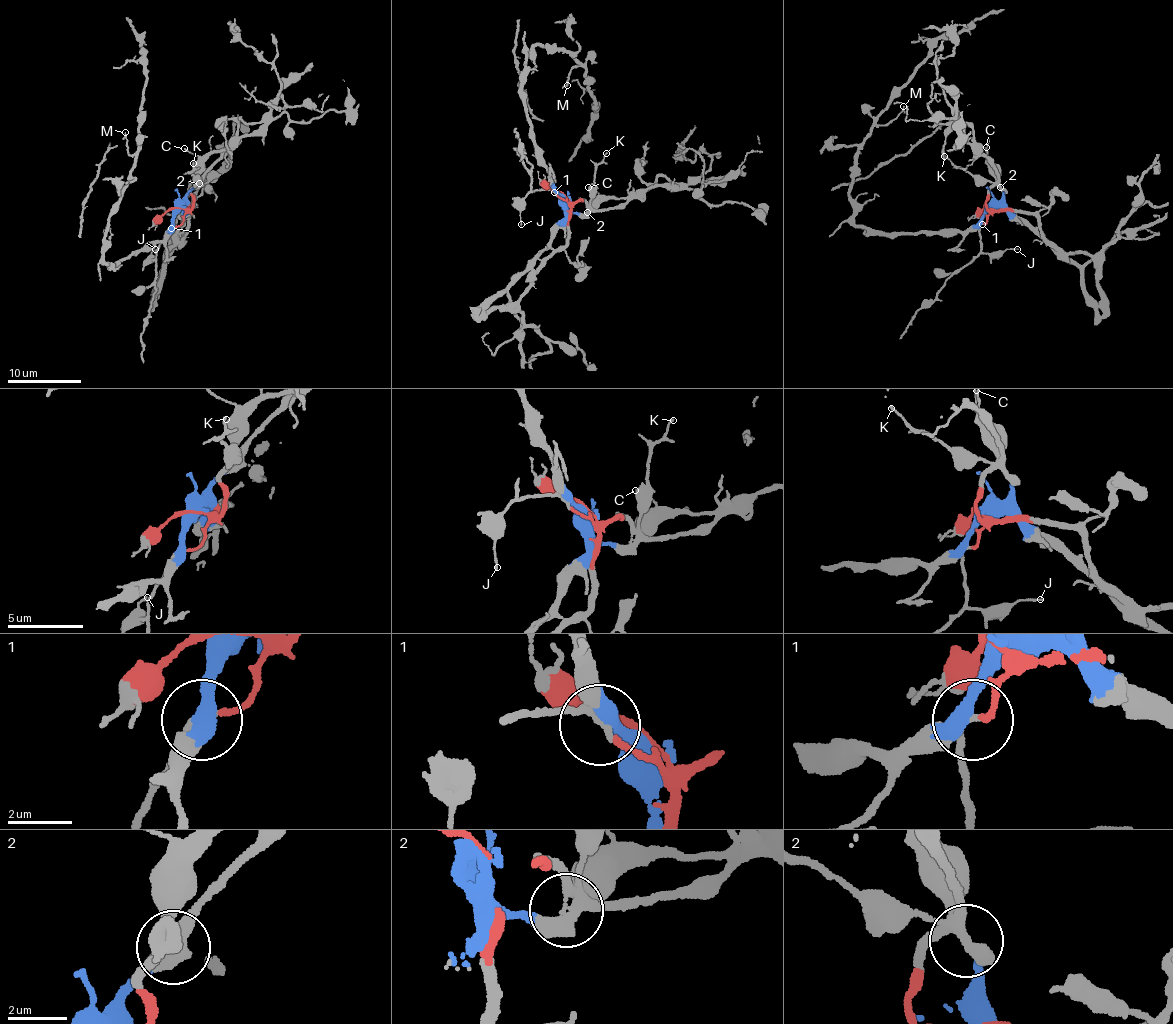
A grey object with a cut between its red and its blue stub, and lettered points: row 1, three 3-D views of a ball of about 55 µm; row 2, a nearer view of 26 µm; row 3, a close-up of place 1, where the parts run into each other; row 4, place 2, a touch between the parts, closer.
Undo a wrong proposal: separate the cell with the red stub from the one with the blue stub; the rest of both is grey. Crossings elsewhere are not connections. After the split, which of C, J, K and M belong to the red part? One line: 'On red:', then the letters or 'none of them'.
On red: C, J

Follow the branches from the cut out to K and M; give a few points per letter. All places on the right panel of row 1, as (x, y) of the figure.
K: (987, 205), (999, 201), (1002, 189), (996, 184), (975, 179), (944, 156)
M: (987, 205), (964, 231), (868, 233), (855, 223), (857, 153), (866, 134), (903, 105)

